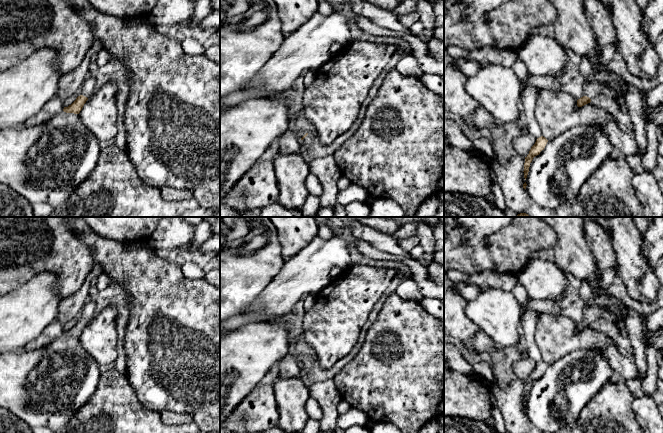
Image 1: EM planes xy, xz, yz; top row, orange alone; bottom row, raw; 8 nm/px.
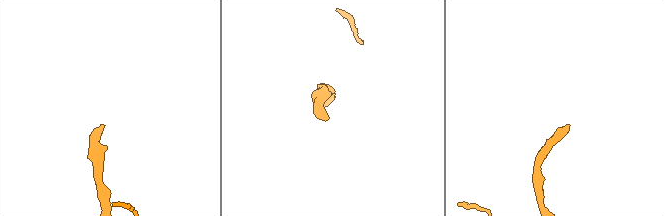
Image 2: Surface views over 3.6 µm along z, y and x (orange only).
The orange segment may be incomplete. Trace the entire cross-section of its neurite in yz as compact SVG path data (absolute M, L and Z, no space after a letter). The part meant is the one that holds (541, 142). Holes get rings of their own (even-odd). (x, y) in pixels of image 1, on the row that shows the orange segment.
M543 136L537 138L535 144L530 149L529 154L525 157L524 171L523 171L525 180L529 172L530 163L532 162L535 156L539 155L540 152L544 150L547 142L548 140Z

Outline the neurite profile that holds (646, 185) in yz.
M651 172L635 174L632 184L642 206L644 217L663 217L663 195L659 180Z

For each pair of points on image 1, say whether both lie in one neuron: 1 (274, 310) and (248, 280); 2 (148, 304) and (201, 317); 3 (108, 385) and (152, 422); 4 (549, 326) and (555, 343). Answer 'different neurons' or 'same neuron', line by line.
1: different neurons
2: same neuron
3: same neuron
4: same neuron

